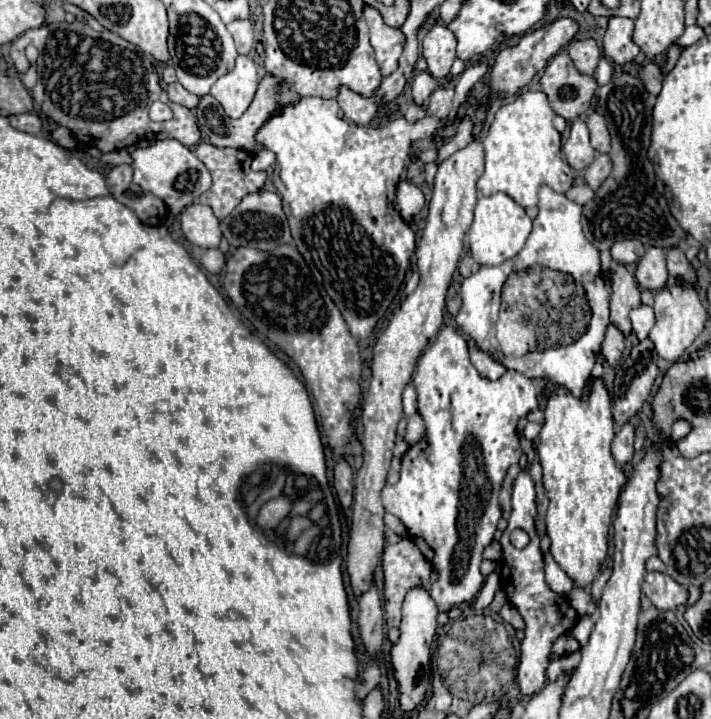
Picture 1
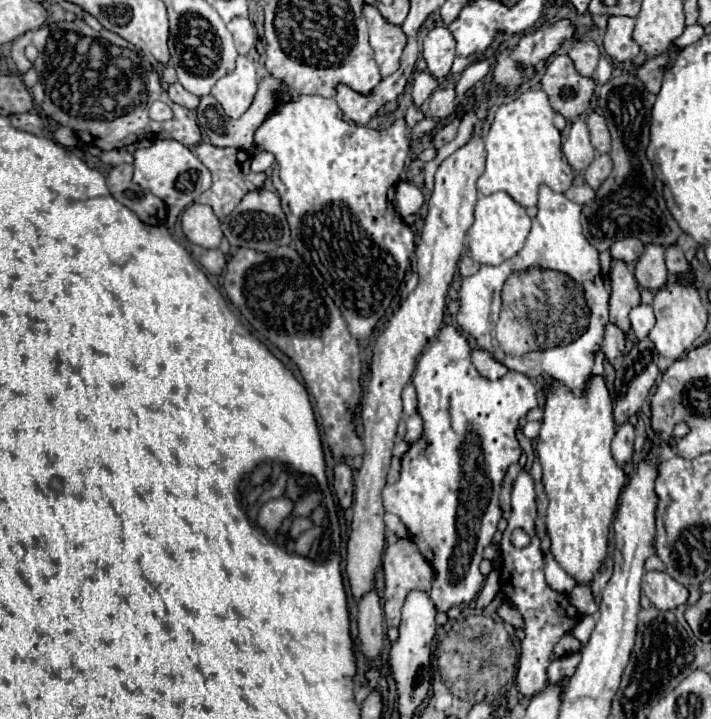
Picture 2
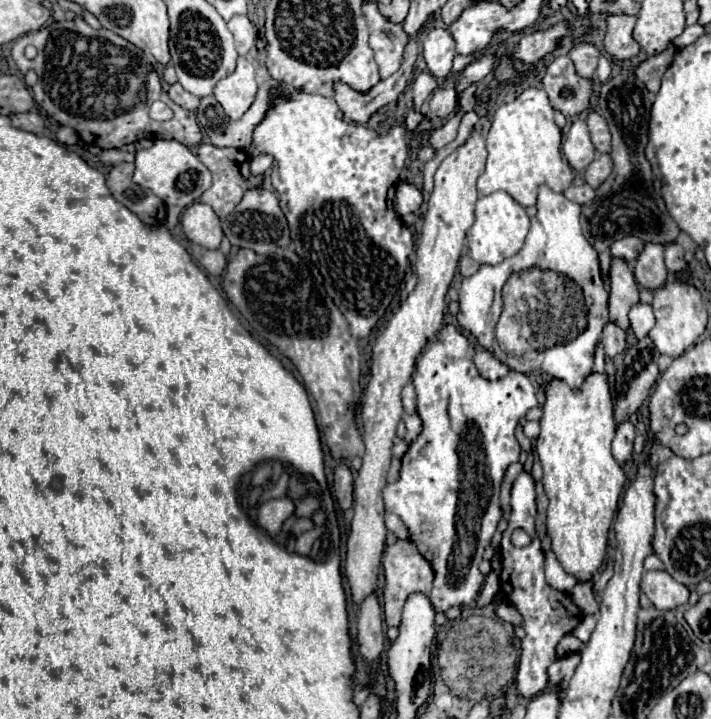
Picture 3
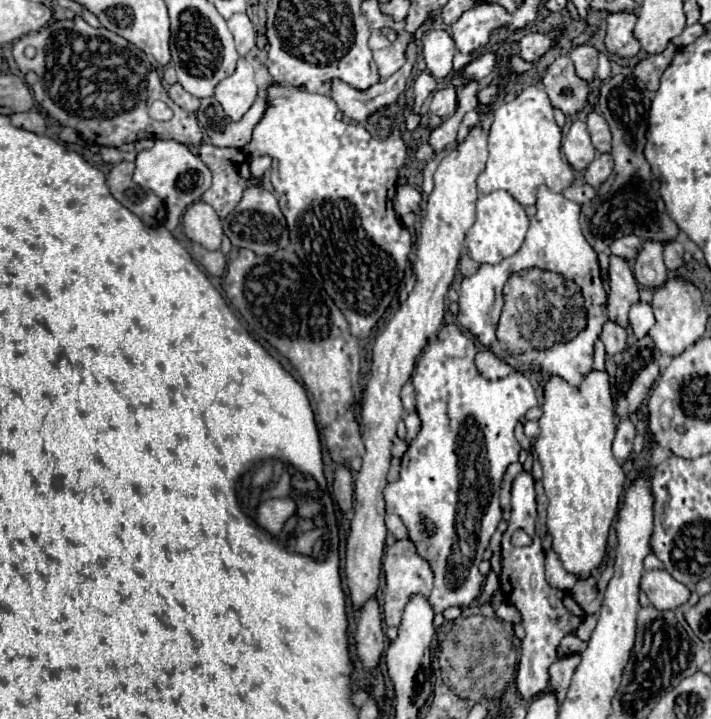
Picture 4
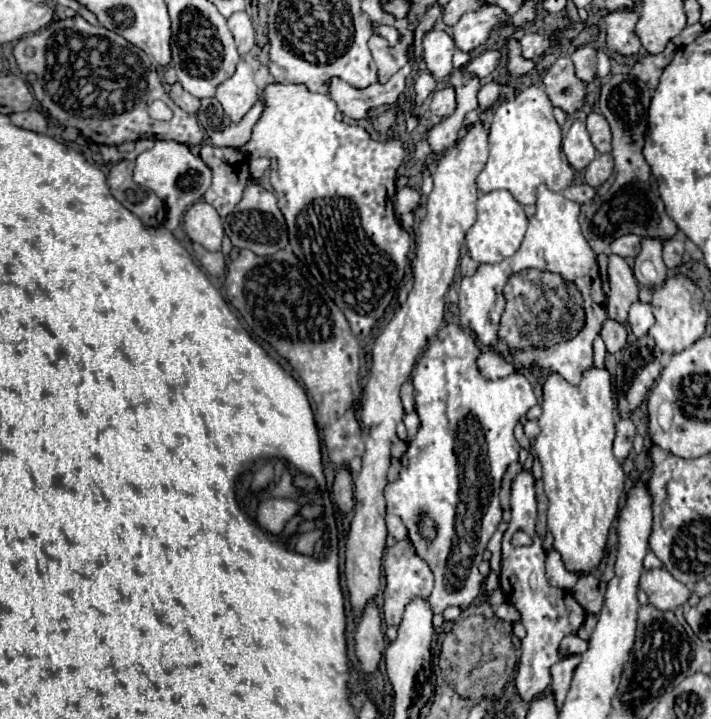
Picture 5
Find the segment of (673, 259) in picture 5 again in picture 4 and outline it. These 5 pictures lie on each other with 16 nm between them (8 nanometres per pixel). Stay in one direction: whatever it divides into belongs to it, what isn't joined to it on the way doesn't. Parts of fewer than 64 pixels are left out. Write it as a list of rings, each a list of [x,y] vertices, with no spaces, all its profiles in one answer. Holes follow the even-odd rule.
[[[668,240],[668,244],[664,244],[664,262],[670,270],[676,270],[684,264],[682,260],[684,256],[684,246],[678,240]]]

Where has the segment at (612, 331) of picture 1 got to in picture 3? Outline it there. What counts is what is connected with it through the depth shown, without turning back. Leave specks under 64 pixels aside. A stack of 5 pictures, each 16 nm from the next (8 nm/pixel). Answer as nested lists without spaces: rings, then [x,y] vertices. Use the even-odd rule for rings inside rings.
[[[608,322],[602,332],[602,344],[606,350],[606,356],[616,356],[626,348],[626,330],[622,330],[618,324]]]

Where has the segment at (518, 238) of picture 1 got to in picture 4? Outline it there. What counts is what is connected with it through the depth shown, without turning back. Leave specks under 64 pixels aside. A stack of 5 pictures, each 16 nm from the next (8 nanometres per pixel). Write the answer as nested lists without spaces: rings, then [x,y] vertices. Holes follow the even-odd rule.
[[[504,190],[482,194],[476,202],[476,222],[466,232],[466,246],[470,258],[480,264],[498,264],[504,258],[518,252],[528,230],[528,218],[524,208]]]

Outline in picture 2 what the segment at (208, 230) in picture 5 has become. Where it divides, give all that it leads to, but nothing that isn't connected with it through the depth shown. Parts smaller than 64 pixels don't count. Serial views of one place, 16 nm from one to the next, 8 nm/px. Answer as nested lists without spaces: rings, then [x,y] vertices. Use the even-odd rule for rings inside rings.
[[[192,204],[180,216],[182,232],[192,244],[202,248],[218,248],[222,240],[222,228],[218,216],[206,204]]]

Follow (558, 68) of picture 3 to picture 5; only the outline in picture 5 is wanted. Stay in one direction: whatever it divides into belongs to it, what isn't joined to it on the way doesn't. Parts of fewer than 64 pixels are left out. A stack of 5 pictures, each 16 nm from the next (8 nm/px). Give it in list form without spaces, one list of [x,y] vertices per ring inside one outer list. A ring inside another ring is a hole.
[[[568,56],[558,58],[544,76],[544,86],[550,102],[562,108],[566,114],[578,110],[586,96],[586,86],[574,74],[574,64]]]

